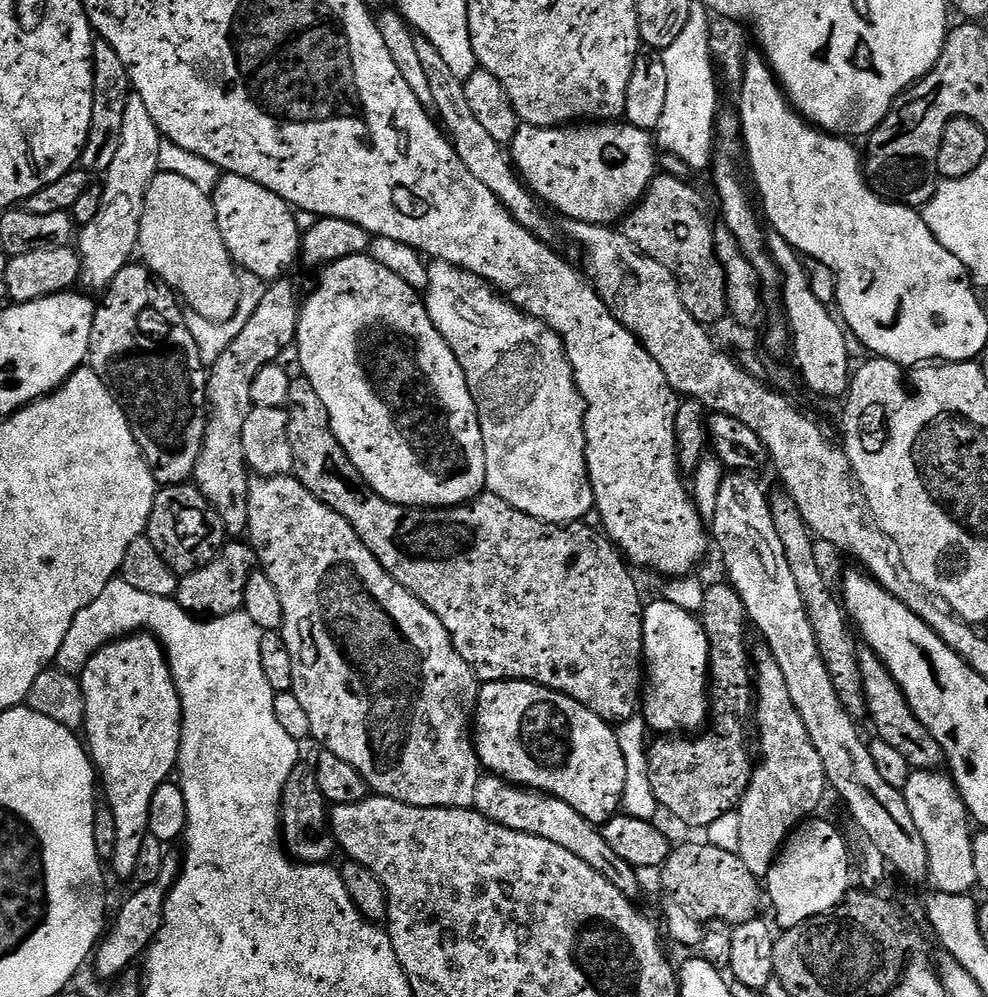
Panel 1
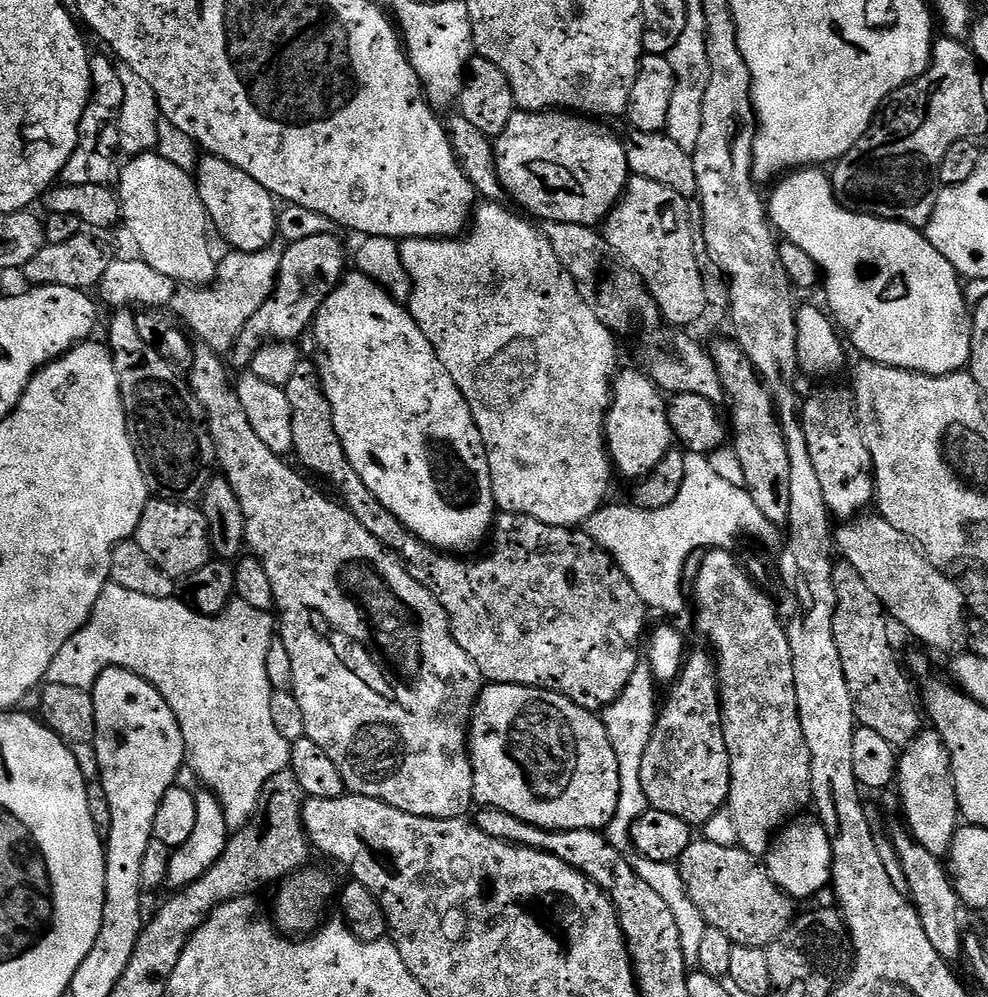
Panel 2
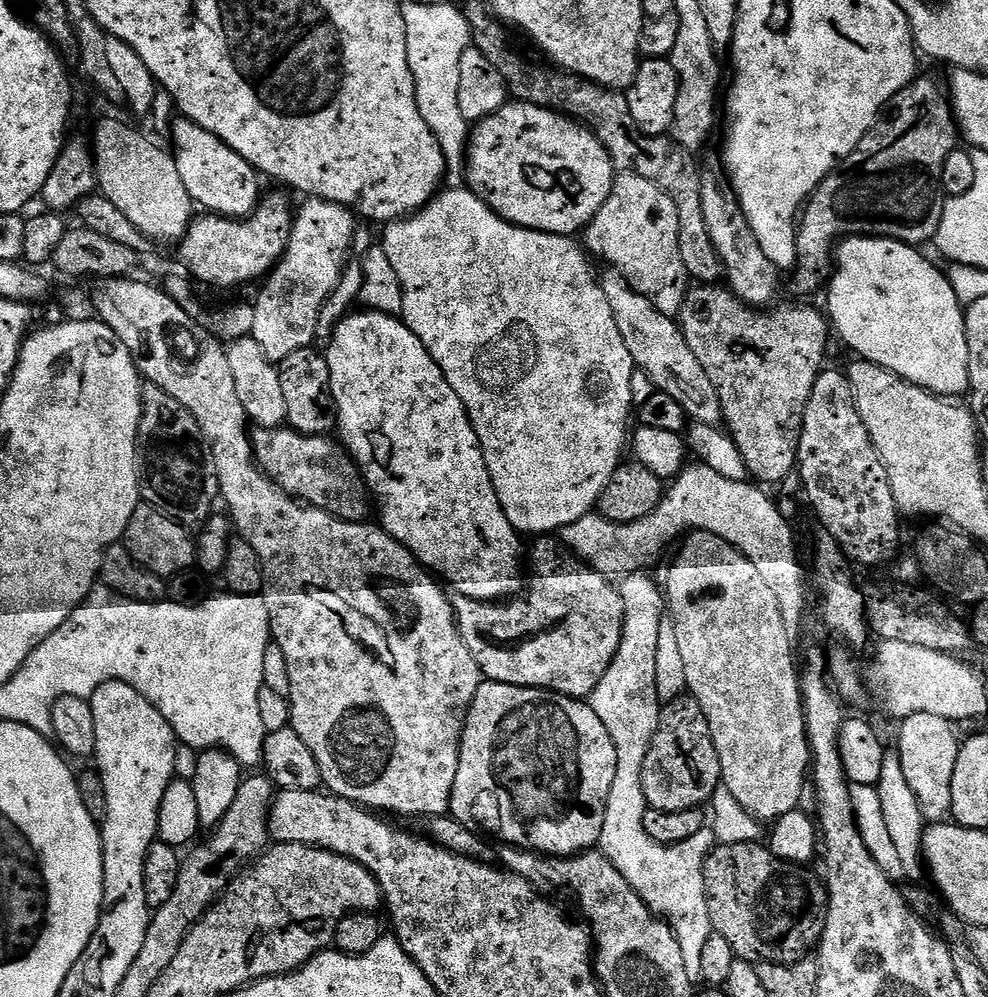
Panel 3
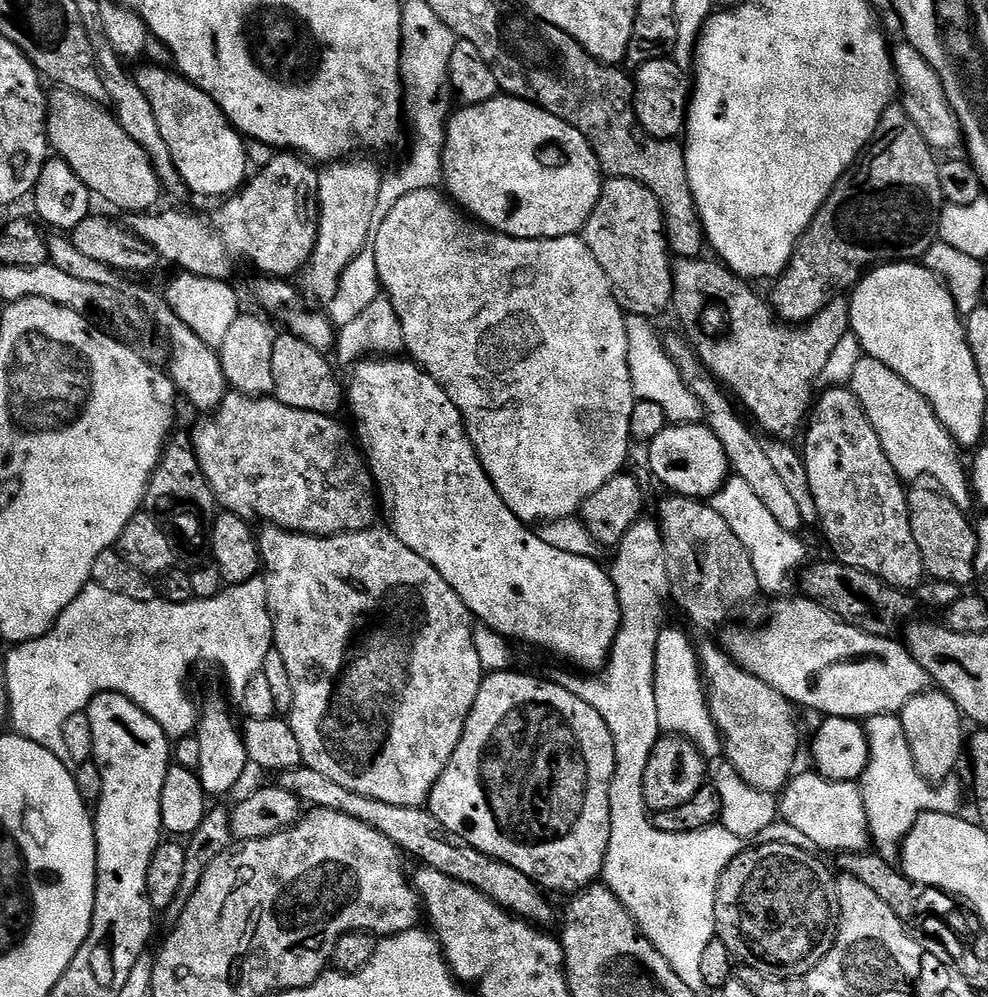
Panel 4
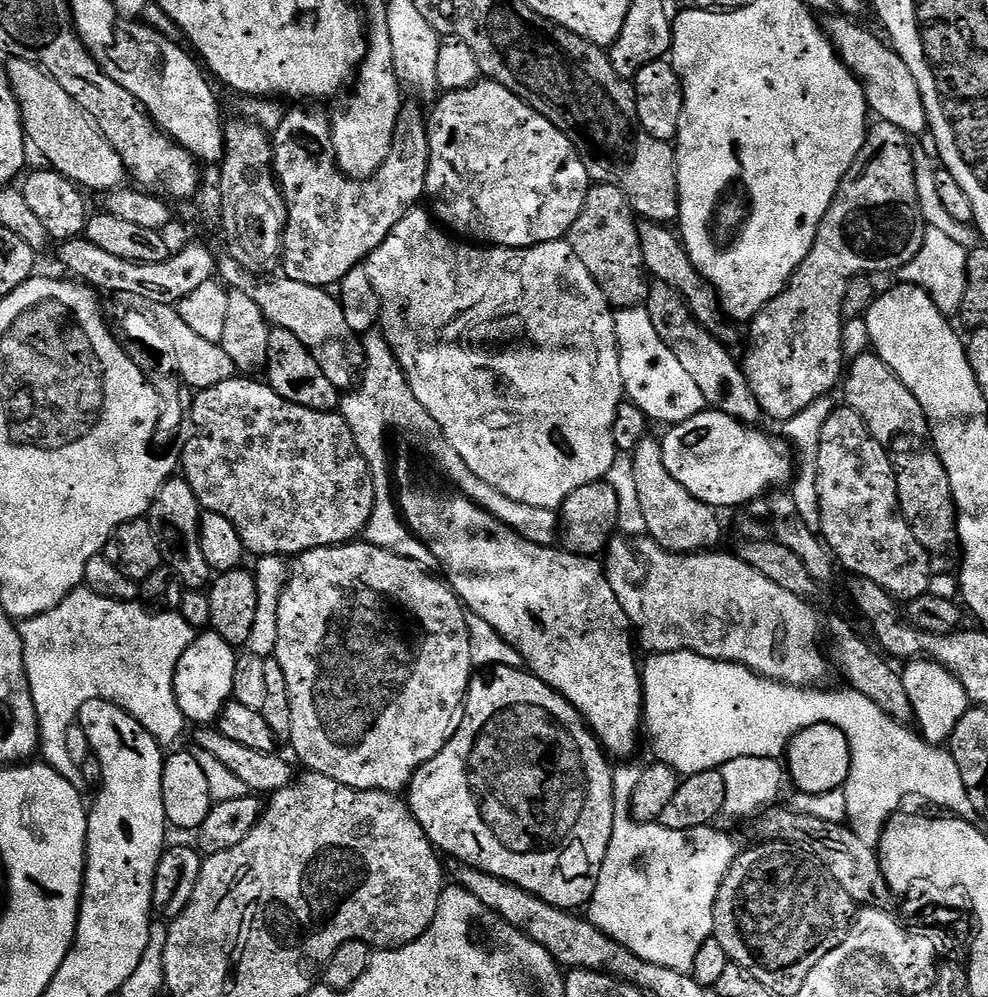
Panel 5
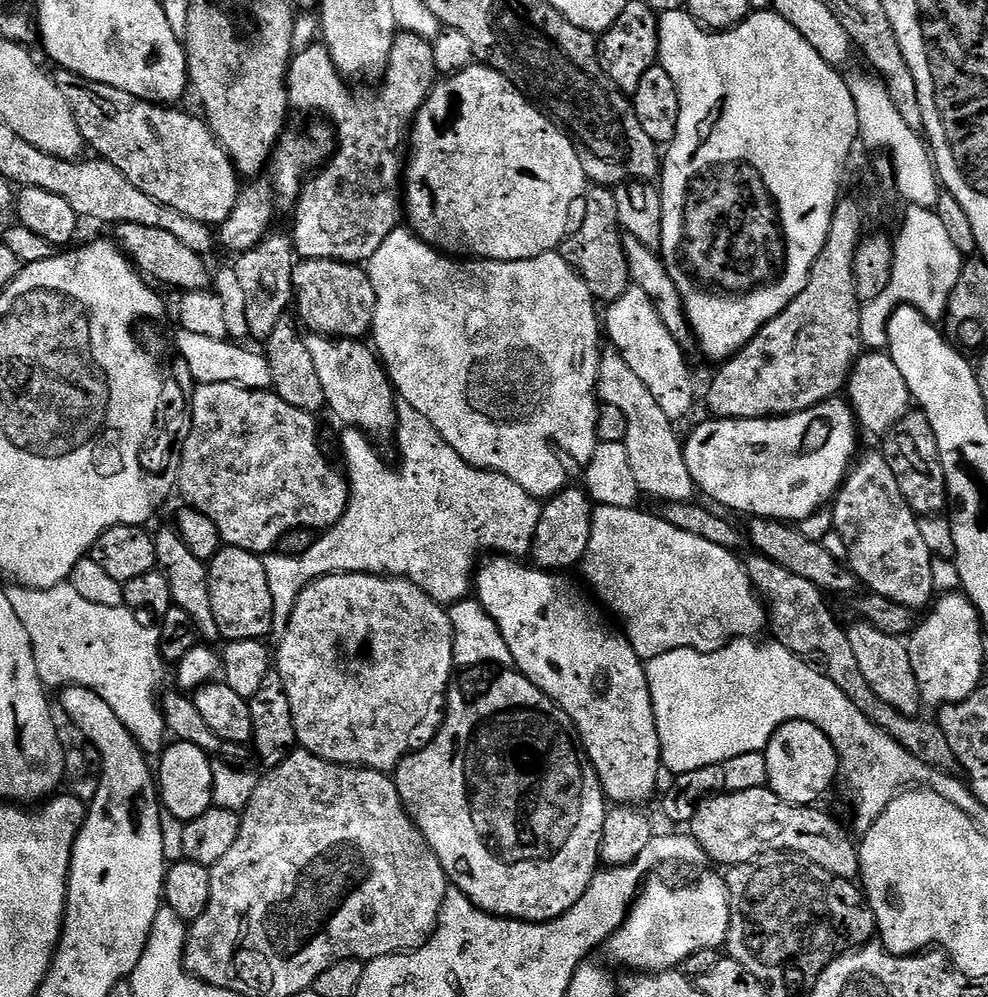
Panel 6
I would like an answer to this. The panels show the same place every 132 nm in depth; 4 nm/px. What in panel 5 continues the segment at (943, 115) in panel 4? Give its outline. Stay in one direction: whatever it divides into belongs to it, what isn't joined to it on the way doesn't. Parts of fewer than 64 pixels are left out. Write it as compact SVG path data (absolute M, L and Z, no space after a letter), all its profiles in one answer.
M835 14L826 20L826 31L829 40L840 55L840 60L853 72L864 88L864 97L873 117L890 122L890 126L898 126L908 137L925 135L928 132L928 115L926 106L922 104L922 90L918 90L918 82L914 82L914 74L910 74L910 66L902 62L891 43L879 40L872 32L867 32L855 19L843 14Z

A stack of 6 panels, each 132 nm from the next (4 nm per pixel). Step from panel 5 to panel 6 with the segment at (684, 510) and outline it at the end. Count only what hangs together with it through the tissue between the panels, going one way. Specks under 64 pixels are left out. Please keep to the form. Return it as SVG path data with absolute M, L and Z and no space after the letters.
M608 350L600 357L597 397L604 404L622 410L626 418L626 436L623 444L629 451L630 469L634 474L639 491L652 500L664 504L682 504L697 495L696 483L692 480L690 470L684 465L681 437L676 437L674 421L667 417L658 406L657 399L650 394L645 383L630 370L624 358L615 350Z

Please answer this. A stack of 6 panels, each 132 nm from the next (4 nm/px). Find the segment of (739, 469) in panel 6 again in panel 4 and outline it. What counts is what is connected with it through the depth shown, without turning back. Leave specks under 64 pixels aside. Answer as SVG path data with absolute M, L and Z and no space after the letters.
M707 423L677 424L664 427L647 445L648 464L652 472L668 487L669 493L693 498L711 498L730 476L730 465L722 442L714 438Z

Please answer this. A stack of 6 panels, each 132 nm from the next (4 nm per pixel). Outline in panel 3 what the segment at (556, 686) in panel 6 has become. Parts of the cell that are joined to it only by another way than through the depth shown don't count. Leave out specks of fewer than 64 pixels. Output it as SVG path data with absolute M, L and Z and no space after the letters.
M359 310L353 316L348 316L332 332L332 345L326 348L328 365L330 366L330 386L332 397L336 403L336 423L338 425L339 439L342 441L348 453L356 461L360 473L364 476L364 482L368 485L368 491L374 497L374 504L380 507L380 520L385 532L395 538L399 544L411 550L412 555L437 577L449 580L456 587L455 591L461 596L470 596L475 600L495 600L503 602L519 593L522 588L522 576L520 580L520 560L522 564L522 552L520 556L521 533L510 526L510 518L502 510L498 502L498 494L492 485L492 479L486 466L486 458L482 454L482 446L478 442L478 434L470 422L468 412L462 406L462 398L454 394L454 386L446 382L446 374L430 358L430 350L418 342L418 338L404 325L400 316L388 316L385 312L373 312L371 310Z

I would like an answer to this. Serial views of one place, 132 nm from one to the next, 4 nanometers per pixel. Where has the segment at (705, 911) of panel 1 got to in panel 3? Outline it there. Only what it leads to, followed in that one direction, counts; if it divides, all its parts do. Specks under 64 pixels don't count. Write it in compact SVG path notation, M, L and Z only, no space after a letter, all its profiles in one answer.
M763 843L720 844L713 848L704 863L704 893L708 899L713 933L722 935L733 947L733 954L741 960L765 964L796 964L819 945L824 936L828 917L828 889L804 866L780 860Z

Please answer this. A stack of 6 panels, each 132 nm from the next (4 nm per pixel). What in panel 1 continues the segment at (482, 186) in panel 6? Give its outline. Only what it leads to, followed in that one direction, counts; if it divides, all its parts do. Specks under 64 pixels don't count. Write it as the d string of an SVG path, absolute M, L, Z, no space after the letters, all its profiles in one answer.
M584 122L579 126L561 126L559 128L539 128L529 124L521 124L520 129L517 130L512 139L510 155L520 179L545 205L548 203L550 207L557 208L568 220L577 220L587 224L615 225L629 209L640 203L640 199L652 184L653 176L657 175L658 172L658 148L653 137L645 129L635 128L627 122Z

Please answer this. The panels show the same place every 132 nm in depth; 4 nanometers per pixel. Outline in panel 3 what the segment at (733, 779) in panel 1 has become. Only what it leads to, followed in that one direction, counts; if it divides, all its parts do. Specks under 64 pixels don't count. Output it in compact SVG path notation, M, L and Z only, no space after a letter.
M690 695L669 700L661 707L658 730L642 762L642 794L645 805L654 810L690 810L707 805L721 787L718 750L710 738L710 726L702 706Z

